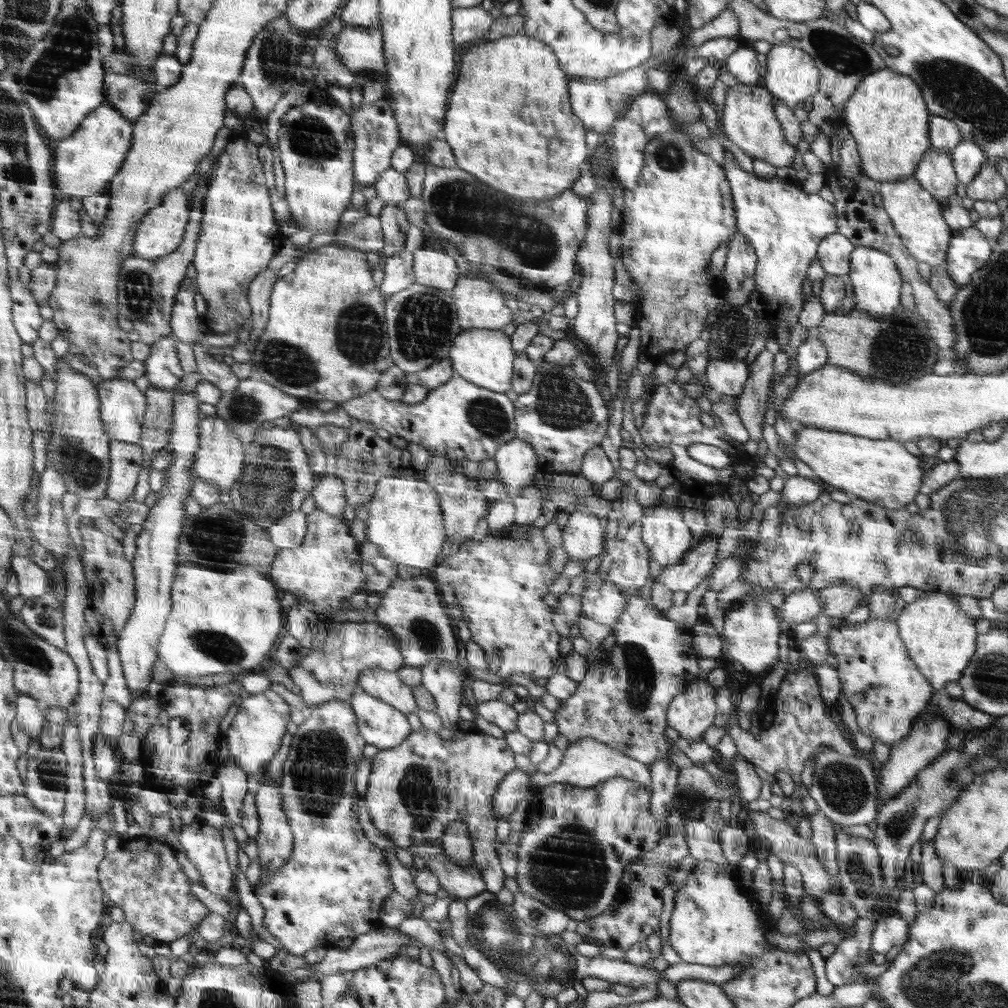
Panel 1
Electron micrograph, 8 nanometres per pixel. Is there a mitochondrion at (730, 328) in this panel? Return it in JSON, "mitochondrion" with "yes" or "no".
{"mitochondrion":"yes"}

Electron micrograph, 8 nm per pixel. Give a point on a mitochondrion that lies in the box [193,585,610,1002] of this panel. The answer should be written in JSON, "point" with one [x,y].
{"point":[521,953]}

